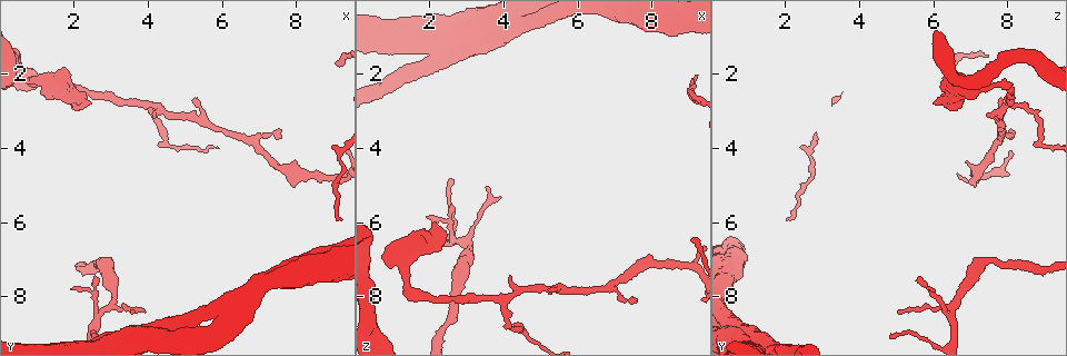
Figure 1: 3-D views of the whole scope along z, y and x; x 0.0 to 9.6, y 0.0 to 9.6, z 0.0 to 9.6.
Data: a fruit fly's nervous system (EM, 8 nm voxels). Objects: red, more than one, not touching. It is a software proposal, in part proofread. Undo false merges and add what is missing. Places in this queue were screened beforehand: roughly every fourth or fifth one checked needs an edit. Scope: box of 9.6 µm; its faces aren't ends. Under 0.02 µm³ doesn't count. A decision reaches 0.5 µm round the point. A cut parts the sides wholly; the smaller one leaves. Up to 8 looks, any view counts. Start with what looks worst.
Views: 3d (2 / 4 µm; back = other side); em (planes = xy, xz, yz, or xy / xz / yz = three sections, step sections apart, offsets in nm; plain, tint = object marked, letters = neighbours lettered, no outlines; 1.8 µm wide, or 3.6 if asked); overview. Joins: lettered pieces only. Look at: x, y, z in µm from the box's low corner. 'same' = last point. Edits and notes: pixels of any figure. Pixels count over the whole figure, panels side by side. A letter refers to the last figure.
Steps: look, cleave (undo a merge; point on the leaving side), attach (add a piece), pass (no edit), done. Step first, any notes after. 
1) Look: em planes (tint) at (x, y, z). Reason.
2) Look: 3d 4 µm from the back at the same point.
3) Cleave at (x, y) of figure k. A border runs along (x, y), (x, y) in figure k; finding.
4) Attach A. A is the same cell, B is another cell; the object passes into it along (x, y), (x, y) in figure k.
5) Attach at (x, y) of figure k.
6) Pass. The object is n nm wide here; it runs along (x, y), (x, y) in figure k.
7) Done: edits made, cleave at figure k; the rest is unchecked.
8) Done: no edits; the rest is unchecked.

Look: em 3.6 µm yz step 8 (letters) at (7.55, 3.55, 8.15). Thin end.

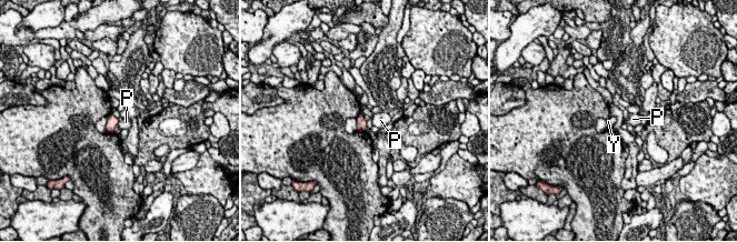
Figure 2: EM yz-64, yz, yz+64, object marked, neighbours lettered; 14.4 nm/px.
Pass. P and Y are other cells; a border runs along (111, 113), (118, 119) in figure 2; no lettered piece goes on from it.

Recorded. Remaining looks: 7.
Look: em xy step 4 (tint) at (2.15, 2.85, 6.05). Thick end.

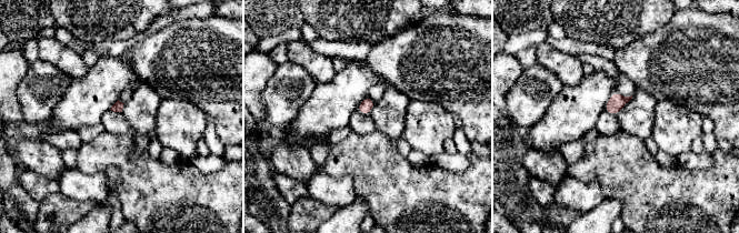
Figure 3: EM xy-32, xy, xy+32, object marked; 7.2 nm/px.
Look: em planes (letters) at the same point.

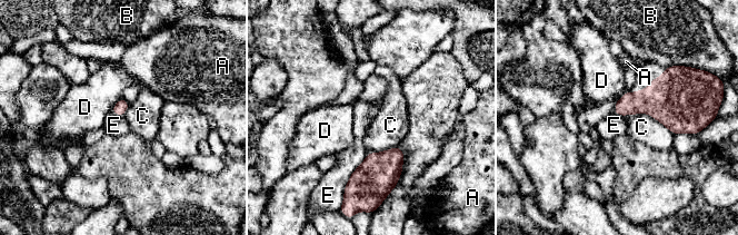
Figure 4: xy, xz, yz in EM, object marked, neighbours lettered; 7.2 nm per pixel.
Pass. A, B, C, D and E are other cells; a border runs along (366, 154), (350, 175), (343, 191) in figure 4; no lettered piece goes on from it.

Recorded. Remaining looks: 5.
Look: em planes (tint) at (3.90, 2.80, 8.10). A fork.

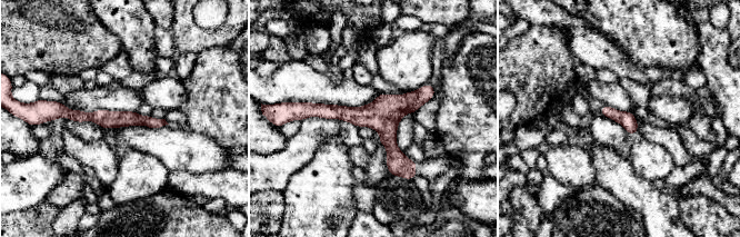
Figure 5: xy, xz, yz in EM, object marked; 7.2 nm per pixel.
Look: em planes (letters) at the same point. What lies round it.

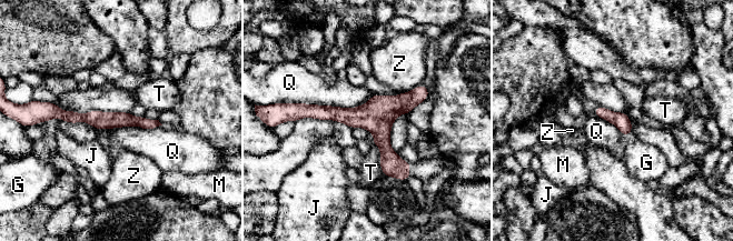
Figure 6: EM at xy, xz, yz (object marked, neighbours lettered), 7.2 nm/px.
Pass. The longest contact is with Q, 600 nm; G, J, M, Q, T and Z are other cells; a border runs along (373, 94), (355, 107), (291, 102) in figure 6; continuous, no second neuron.

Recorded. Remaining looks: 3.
Done: no edits; the rest is unchecked.

